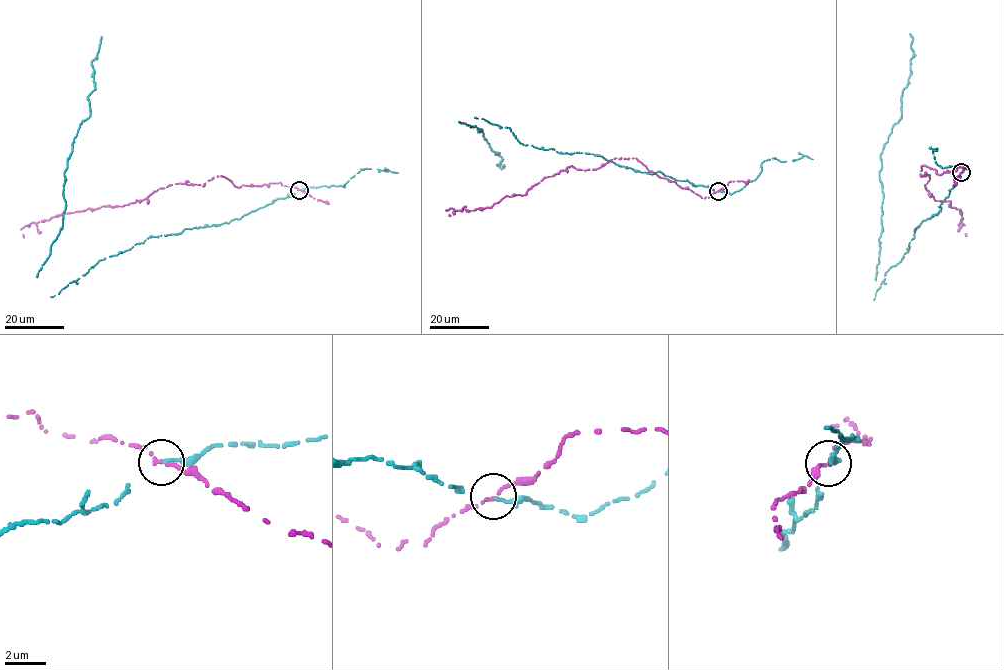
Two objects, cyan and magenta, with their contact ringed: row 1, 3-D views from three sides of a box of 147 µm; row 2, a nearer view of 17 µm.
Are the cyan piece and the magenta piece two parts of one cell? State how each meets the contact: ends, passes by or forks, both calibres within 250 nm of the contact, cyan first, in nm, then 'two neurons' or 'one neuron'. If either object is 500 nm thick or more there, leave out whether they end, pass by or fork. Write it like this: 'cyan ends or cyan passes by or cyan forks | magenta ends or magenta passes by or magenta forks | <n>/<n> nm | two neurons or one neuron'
cyan ends | magenta passes by | 170/150 nm | two neurons

